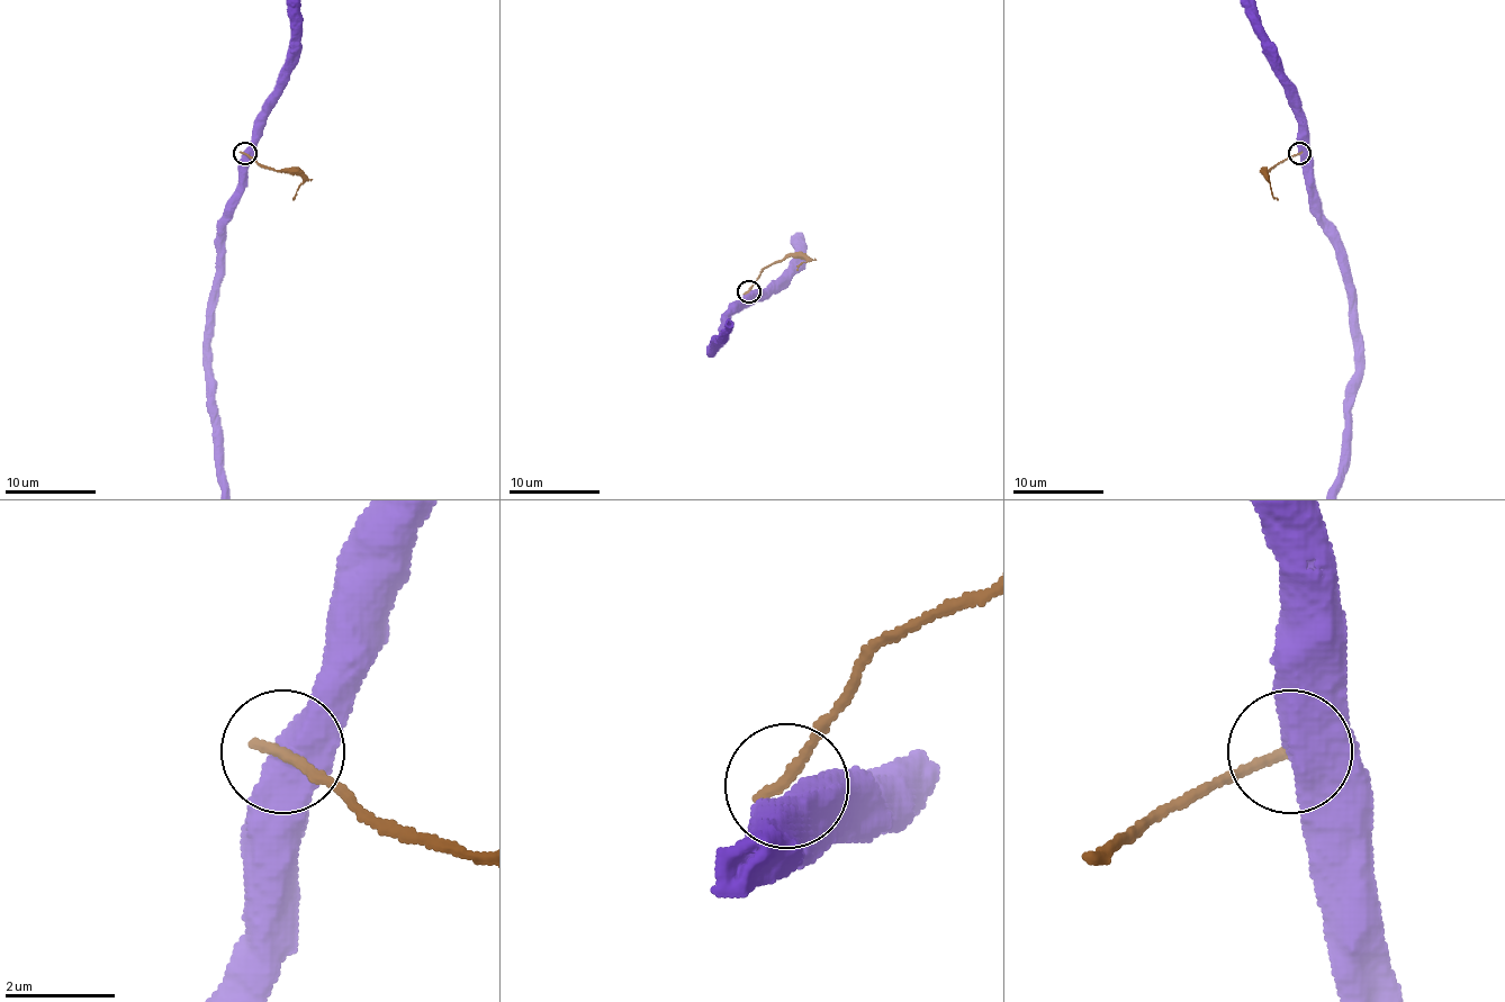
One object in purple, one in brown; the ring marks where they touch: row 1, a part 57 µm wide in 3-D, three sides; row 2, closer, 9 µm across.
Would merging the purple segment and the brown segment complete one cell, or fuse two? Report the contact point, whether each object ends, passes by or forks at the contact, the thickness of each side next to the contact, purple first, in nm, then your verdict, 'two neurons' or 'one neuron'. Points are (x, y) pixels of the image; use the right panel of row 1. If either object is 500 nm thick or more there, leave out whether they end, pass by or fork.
at (1299, 153); 800 nm thick on the purple side, 200 nm on the other; two neurons

